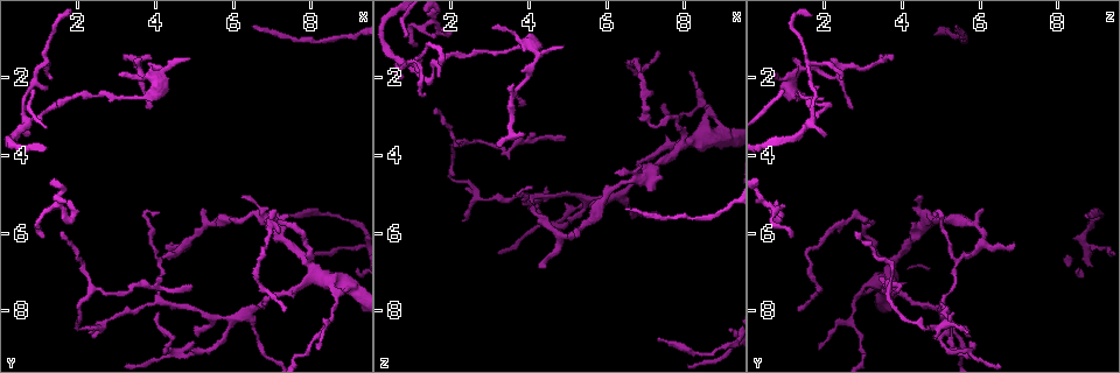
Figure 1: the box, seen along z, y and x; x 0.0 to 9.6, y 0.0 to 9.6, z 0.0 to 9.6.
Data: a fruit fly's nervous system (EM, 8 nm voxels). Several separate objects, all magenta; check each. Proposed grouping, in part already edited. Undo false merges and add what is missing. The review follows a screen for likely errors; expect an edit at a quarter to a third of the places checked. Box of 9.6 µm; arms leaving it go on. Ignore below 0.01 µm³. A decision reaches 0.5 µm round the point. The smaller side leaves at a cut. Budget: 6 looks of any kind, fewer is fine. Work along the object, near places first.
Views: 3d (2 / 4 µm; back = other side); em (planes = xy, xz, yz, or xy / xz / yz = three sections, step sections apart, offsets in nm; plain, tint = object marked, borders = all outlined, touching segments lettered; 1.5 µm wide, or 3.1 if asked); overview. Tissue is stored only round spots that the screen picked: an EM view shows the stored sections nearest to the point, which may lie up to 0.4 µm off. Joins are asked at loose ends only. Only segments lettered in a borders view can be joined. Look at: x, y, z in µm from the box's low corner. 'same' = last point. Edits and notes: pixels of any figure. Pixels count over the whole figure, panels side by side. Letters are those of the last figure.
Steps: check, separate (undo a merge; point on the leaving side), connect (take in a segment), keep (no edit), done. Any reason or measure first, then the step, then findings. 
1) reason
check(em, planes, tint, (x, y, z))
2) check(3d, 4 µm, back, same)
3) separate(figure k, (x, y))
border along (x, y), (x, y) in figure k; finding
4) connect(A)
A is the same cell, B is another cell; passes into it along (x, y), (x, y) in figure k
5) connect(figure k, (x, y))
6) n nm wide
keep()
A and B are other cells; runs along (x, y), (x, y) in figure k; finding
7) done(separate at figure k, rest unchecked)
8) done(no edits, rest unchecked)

tapers out
check(em, xz, step 4, borders, (3.05, 1.95, 0.70))

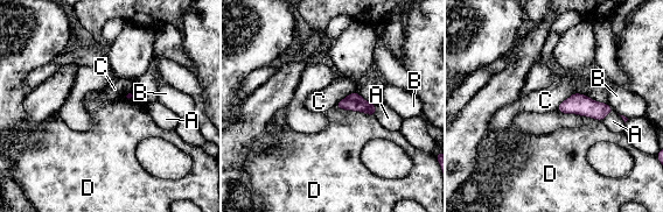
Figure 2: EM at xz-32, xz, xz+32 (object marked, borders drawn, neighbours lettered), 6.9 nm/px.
keep()
A, B, C and D are other cells; border along (577, 92), (566, 98), (556, 110) in figure 2; none of them fits

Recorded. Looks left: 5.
thin end
check(em, planes, borders, (7.25, 7.95, 1.35))

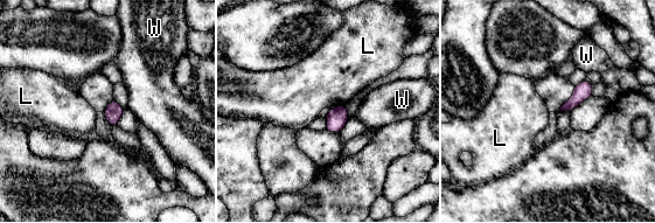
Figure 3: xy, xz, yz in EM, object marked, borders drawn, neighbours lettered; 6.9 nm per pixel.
keep()
L and W are other cells; border along (343, 104), (331, 109) in figure 3; no lettered segment goes on from it

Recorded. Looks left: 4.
abrupt turn
check(3d, 4 µm, (4.55, 9.05, 5.70))

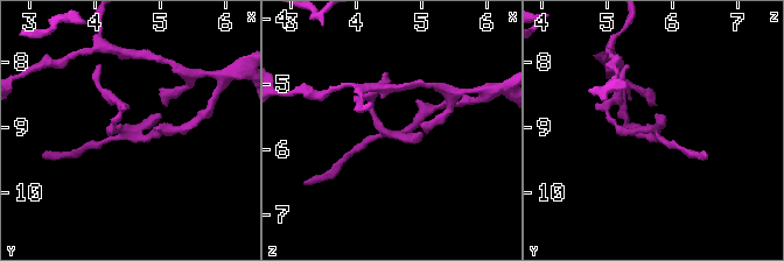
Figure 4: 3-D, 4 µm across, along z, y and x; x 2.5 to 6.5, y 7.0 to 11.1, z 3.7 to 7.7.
check(em, planes, borders, (4.50, 9.05, 5.70))

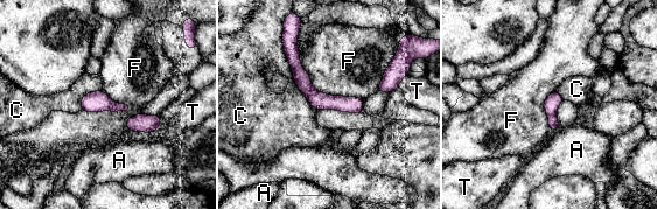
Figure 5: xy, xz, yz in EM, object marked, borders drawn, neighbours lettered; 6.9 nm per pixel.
keep()
A, C, F and T are other cells; border along (299, 51), (316, 90), (363, 99) in figure 5; continuous, no second neuron

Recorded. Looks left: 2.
done(no edits, rest unchecked)

